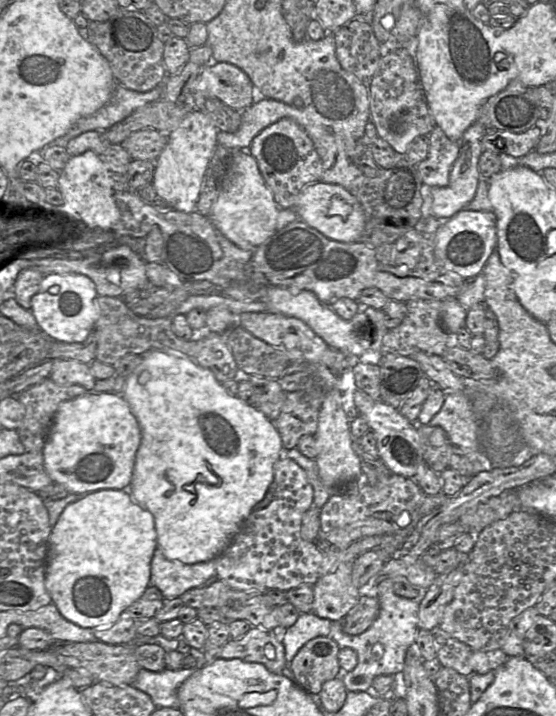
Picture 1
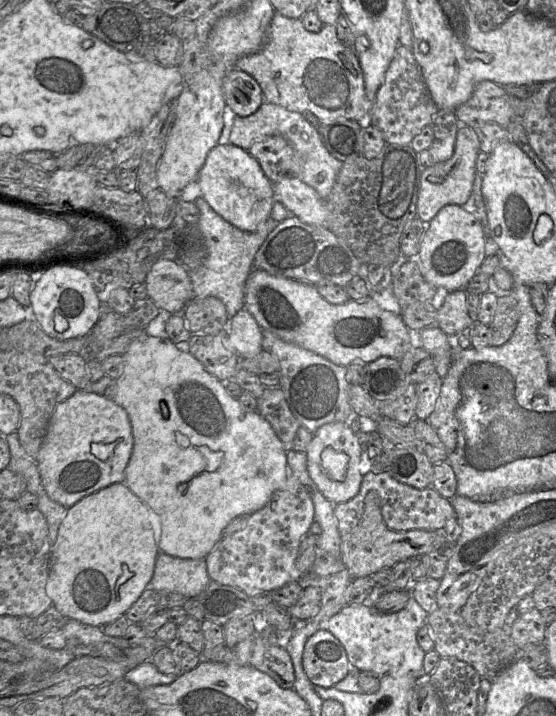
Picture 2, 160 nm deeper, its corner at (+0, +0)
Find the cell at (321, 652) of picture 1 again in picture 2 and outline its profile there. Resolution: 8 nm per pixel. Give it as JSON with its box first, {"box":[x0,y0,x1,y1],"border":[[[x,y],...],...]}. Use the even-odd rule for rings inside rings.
{"box":[302,628,348,687],"border":[[[321,628],[305,643],[302,666],[313,685],[333,687],[348,674],[348,659],[341,642]]]}

